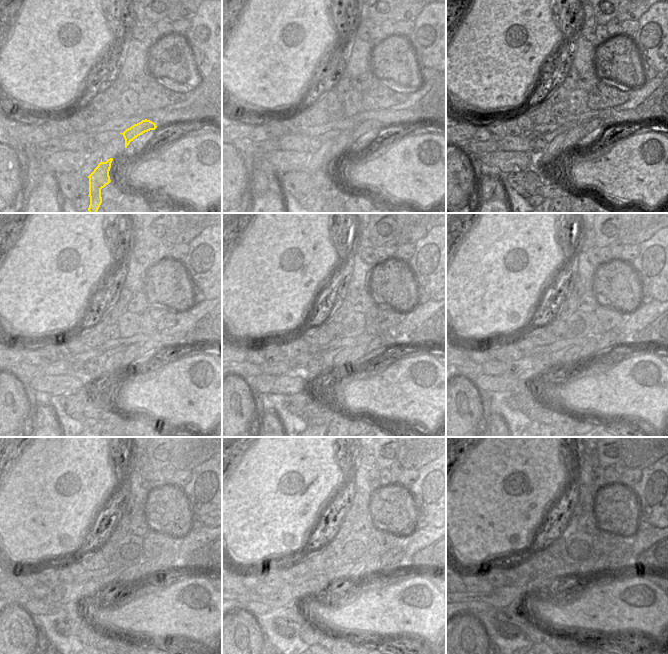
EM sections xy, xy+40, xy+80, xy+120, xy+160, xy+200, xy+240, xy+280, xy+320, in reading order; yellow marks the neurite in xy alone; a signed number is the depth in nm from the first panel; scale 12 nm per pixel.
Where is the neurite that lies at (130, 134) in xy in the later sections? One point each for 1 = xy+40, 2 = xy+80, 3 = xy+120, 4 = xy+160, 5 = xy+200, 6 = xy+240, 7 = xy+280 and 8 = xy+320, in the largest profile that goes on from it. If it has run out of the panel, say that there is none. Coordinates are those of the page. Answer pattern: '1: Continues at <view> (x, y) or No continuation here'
1: Continues at xy+40 (366, 126)
2: Continues at xy+80 (594, 124)
3: Continues at xy+120 (149, 344)
4: Continues at xy+160 (383, 341)
5: Continues at xy+200 (606, 341)
6: Continues at xy+240 (167, 560)
7: Continues at xy+280 (394, 558)
8: Continues at xy+320 (620, 557).

